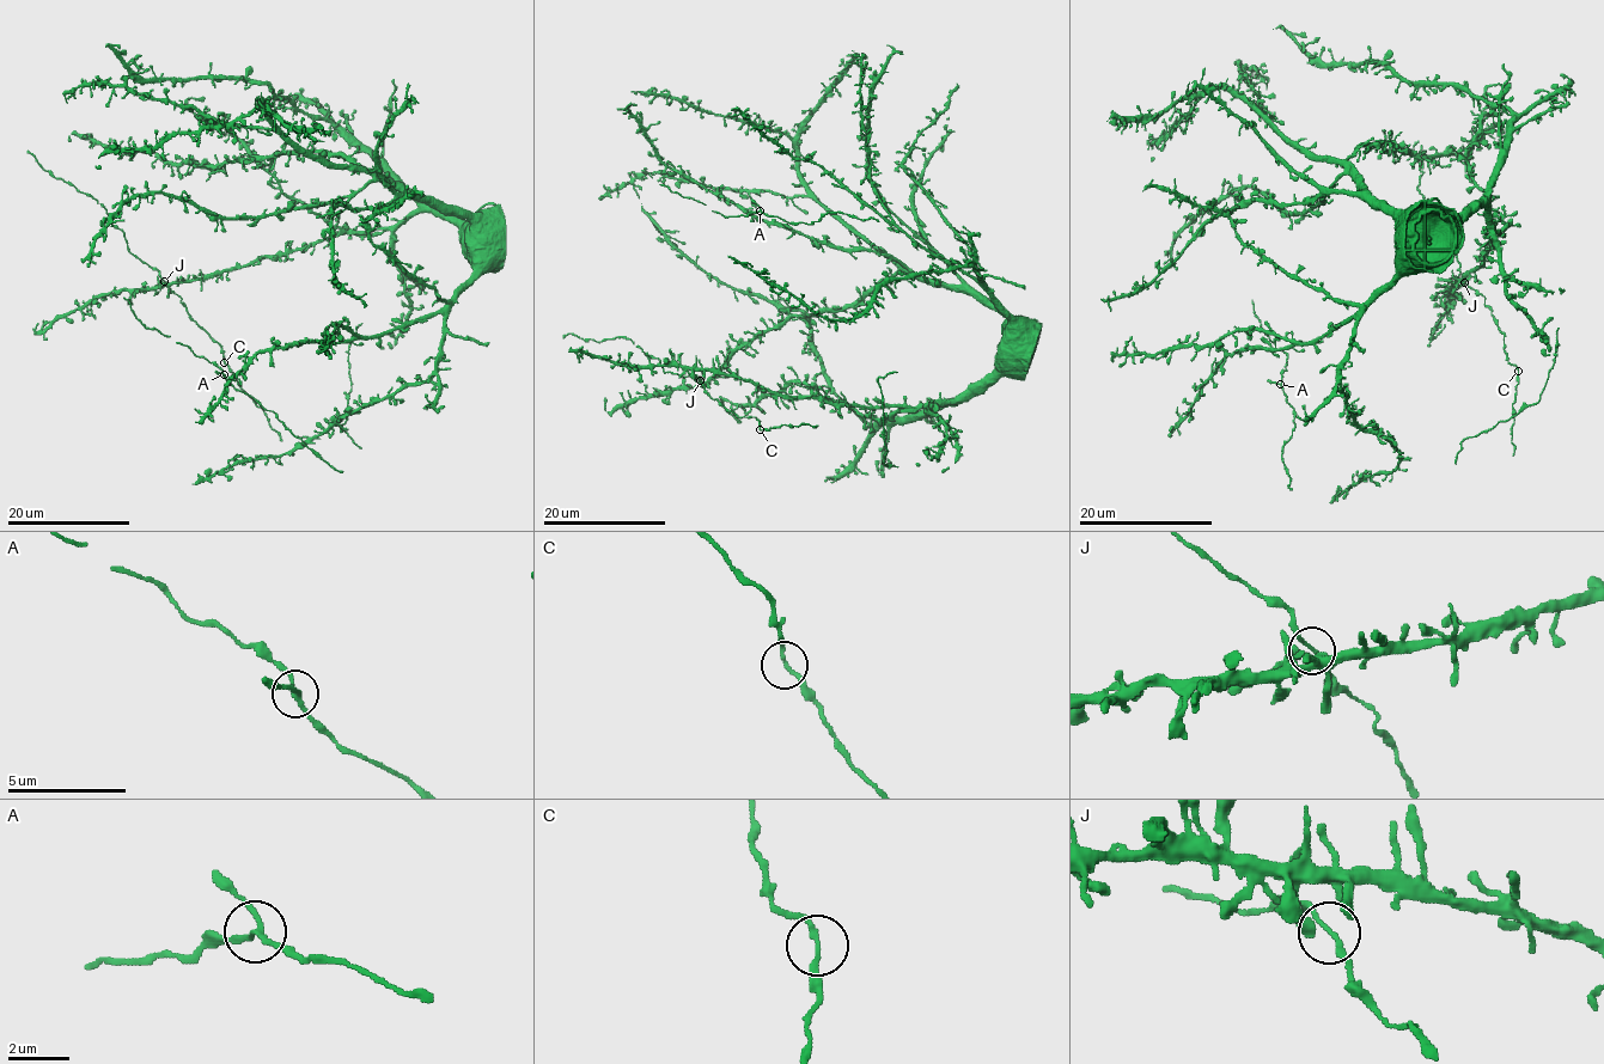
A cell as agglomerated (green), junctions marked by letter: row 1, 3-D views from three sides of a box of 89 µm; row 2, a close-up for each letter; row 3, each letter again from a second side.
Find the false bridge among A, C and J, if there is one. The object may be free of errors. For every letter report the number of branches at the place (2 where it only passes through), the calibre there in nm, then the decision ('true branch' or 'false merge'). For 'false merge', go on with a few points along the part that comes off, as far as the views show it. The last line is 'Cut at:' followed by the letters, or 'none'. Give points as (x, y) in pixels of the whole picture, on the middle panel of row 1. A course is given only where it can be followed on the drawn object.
A: 3 branches meet; 140 nm thick; true branch
C: 2 branches meet; 150 nm thick; true branch
J: 3 branches meet; 130 nm thick; true branch
Cut at: none

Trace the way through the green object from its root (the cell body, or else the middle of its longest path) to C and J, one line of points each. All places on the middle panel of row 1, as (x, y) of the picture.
C: (1022, 362), (922, 407), (786, 398), (694, 372), (713, 399), (754, 416), (761, 430)
J: (1022, 362), (993, 371), (953, 399), (922, 407), (859, 407), (786, 398), (739, 378), (696, 371), (701, 381)

